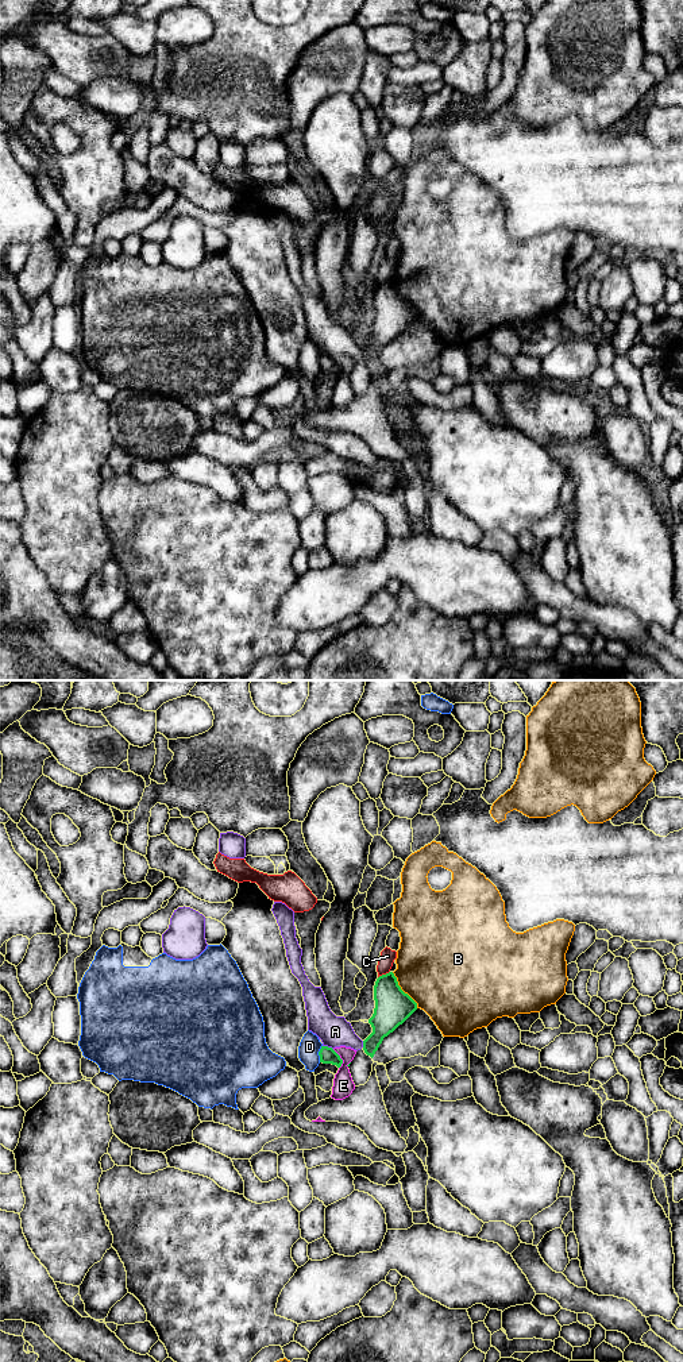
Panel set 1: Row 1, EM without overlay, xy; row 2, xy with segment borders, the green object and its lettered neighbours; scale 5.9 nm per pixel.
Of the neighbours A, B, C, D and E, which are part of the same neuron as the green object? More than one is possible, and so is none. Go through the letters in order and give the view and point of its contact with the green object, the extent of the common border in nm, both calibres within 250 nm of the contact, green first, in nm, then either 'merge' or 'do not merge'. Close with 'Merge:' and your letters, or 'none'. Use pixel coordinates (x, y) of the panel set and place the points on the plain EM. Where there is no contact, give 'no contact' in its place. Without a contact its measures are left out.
A: meets green in xy at (327, 355); contact 70 nm long; 100 nm thick on the green side, 190 nm on the other; do not merge
B: meets green in xy at (401, 298); contact 260 nm long; 220 nm thick on the green side, 480 nm on the other; do not merge
C: meets green in xy at (384, 284); contact 80 nm long; 220 nm thick on the green side, 90 nm on the other; do not merge
D: meets green in xy at (319, 362); contact 110 nm long; 100 nm thick on the green side, 130 nm on the other; do not merge
E: meets green in xy at (340, 367); contact 130 nm long; 100 nm thick on the green side, 130 nm on the other; do not merge
Merge: none

